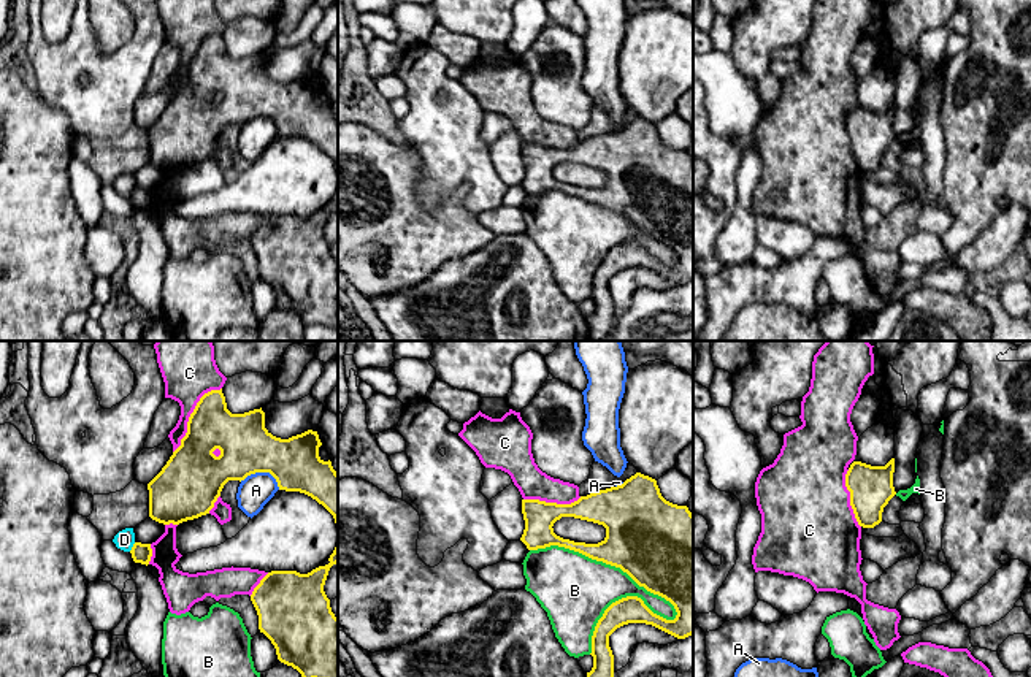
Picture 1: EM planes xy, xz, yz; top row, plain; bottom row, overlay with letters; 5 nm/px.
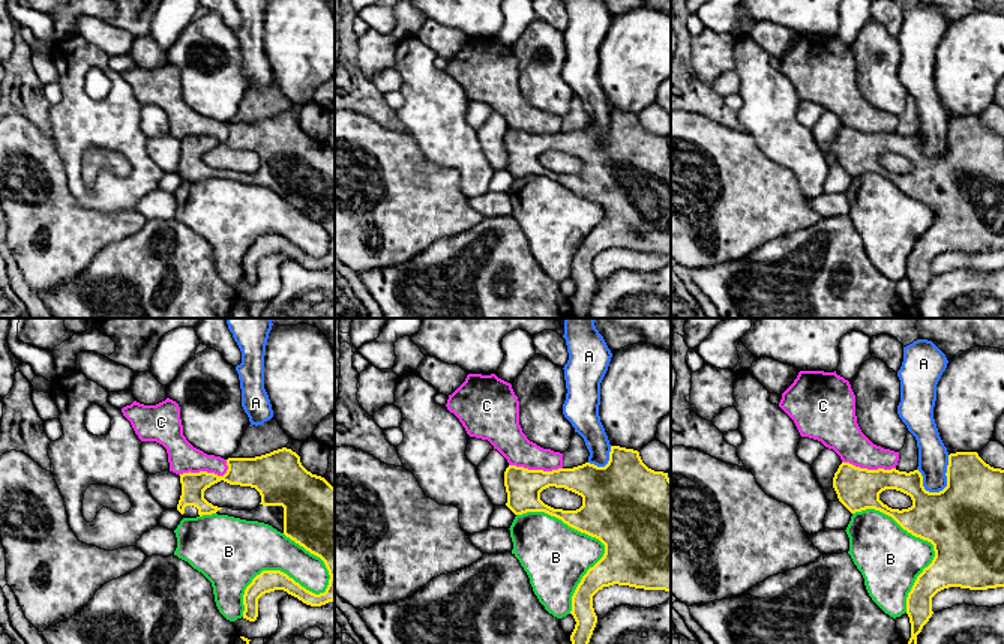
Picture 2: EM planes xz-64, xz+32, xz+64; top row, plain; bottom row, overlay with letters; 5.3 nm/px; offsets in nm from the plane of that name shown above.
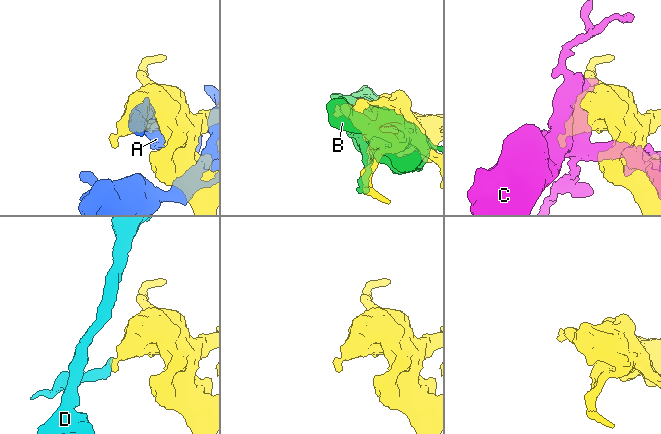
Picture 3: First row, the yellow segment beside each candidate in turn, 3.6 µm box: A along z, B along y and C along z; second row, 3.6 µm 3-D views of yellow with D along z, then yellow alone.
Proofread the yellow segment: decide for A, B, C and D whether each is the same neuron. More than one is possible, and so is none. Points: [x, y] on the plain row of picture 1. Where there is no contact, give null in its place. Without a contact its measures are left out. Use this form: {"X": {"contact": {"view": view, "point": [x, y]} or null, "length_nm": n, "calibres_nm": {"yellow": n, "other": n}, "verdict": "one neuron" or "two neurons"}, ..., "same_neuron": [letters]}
{"A": {"contact": {"view": "xy", "point": [262, 116]}, "length_nm": 220, "calibres_nm": {"yellow": 280, "other": 170}, "verdict": "two neurons"}, "B": {"contact": {"view": "xz", "point": [606, 208]}, "length_nm": 800, "calibres_nm": {"yellow": 420, "other": 360}, "verdict": "two neurons"}, "C": {"contact": {"view": "xy", "point": [191, 61]}, "length_nm": 420, "calibres_nm": {"yellow": 240, "other": 240}, "verdict": "two neurons"}, "D": {"contact": {"view": "xy", "point": [132, 192]}, "length_nm": 60, "calibres_nm": {"yellow": 100, "other": 100}, "verdict": "two neurons"}, "same_neuron": []}

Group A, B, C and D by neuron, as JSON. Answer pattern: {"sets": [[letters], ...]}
{"sets": [["A"], ["B"], ["C"], ["D"]]}

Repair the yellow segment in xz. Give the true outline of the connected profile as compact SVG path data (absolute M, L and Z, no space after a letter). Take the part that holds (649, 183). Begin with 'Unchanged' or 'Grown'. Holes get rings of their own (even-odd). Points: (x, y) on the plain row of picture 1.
Unchanged. M636 117L622 130L581 141L571 149L522 144L522 159L525 174L520 186L528 195L558 190L620 212L639 231L669 246L677 257L674 265L666 265L653 258L638 241L627 241L612 247L598 265L592 281L590 300L593 301L593 312L587 317L592 341L603 341L611 333L614 323L614 300L609 292L609 281L617 273L628 268L646 268L677 284L685 284L693 279L693 159L687 151L666 146L655 124ZM561 162L574 162L603 170L606 173L606 182L598 189L563 184L552 173Z

